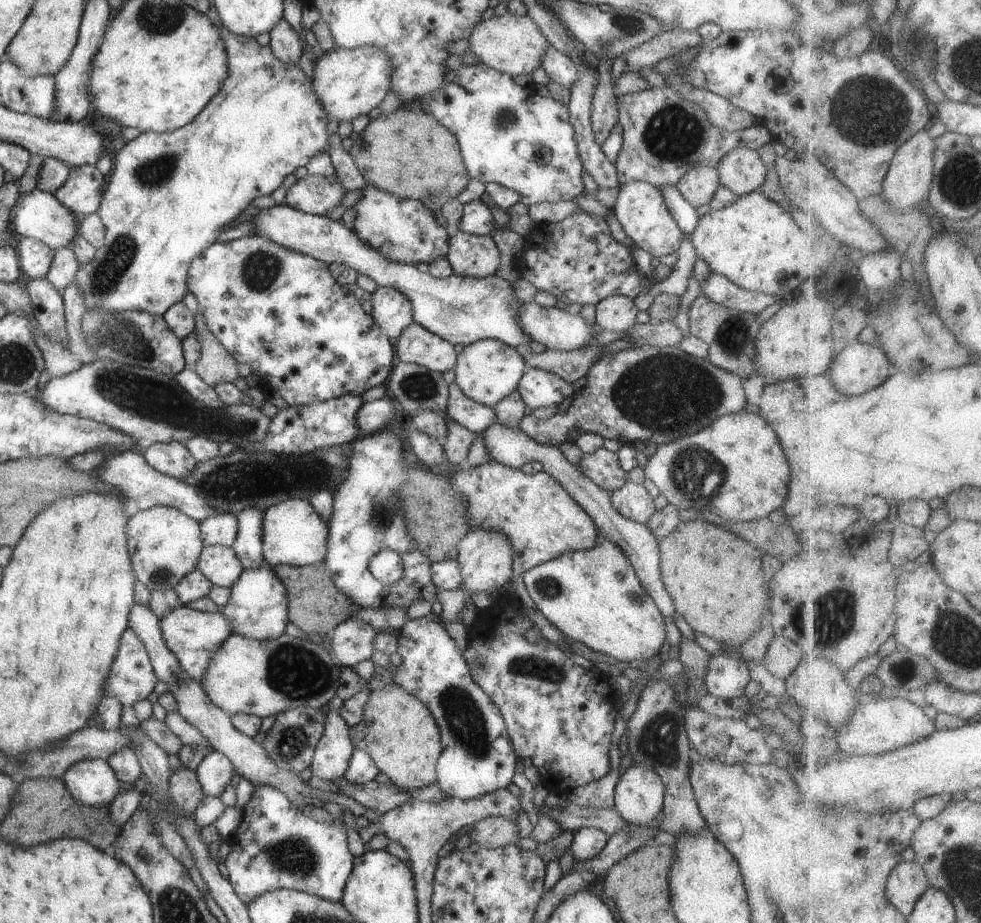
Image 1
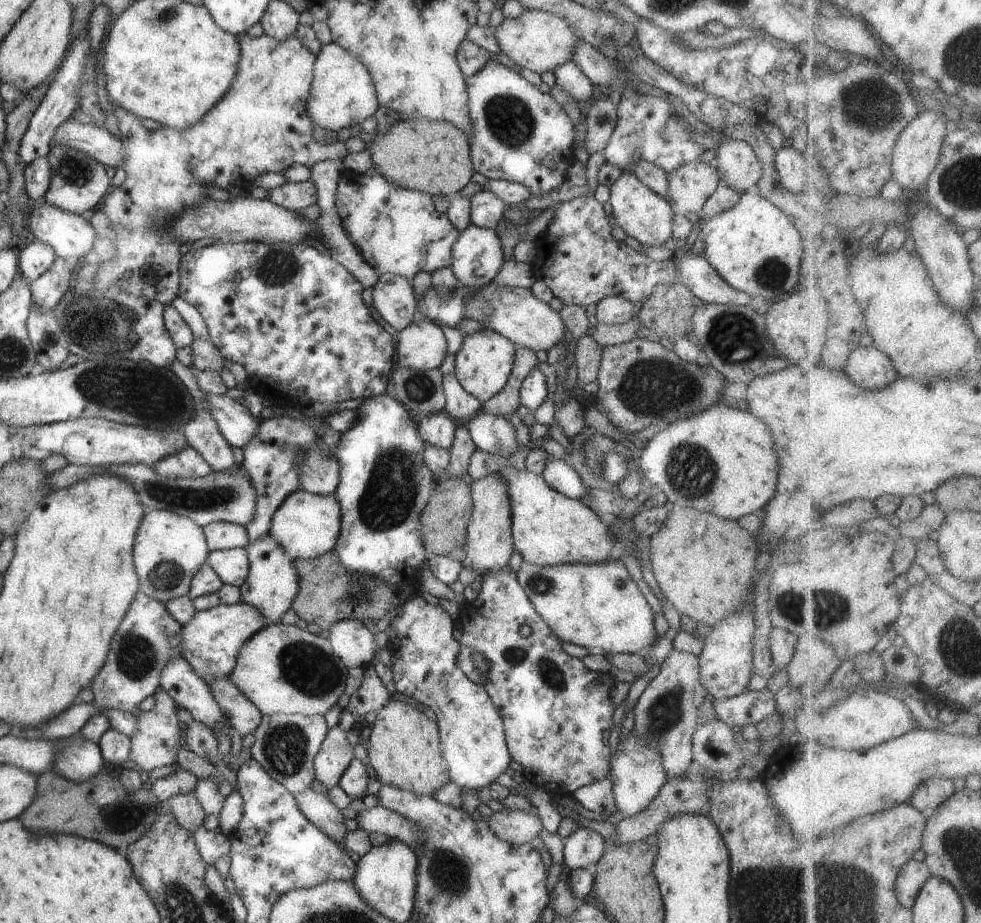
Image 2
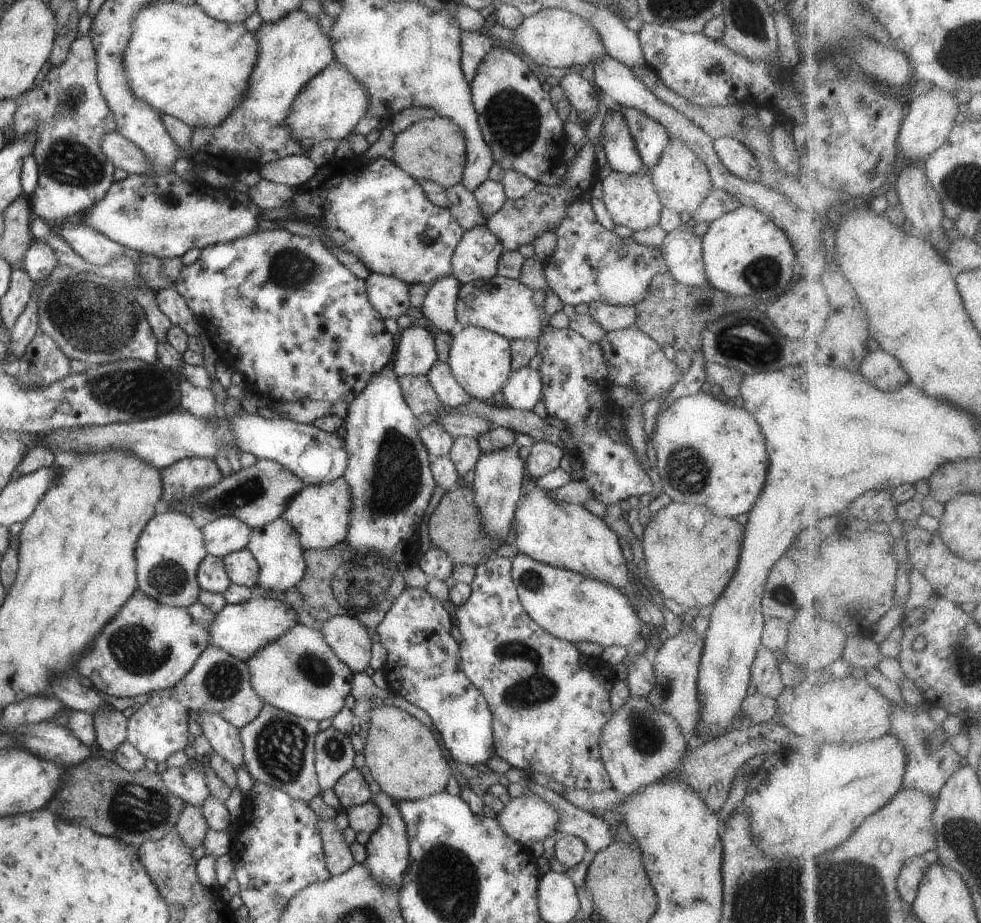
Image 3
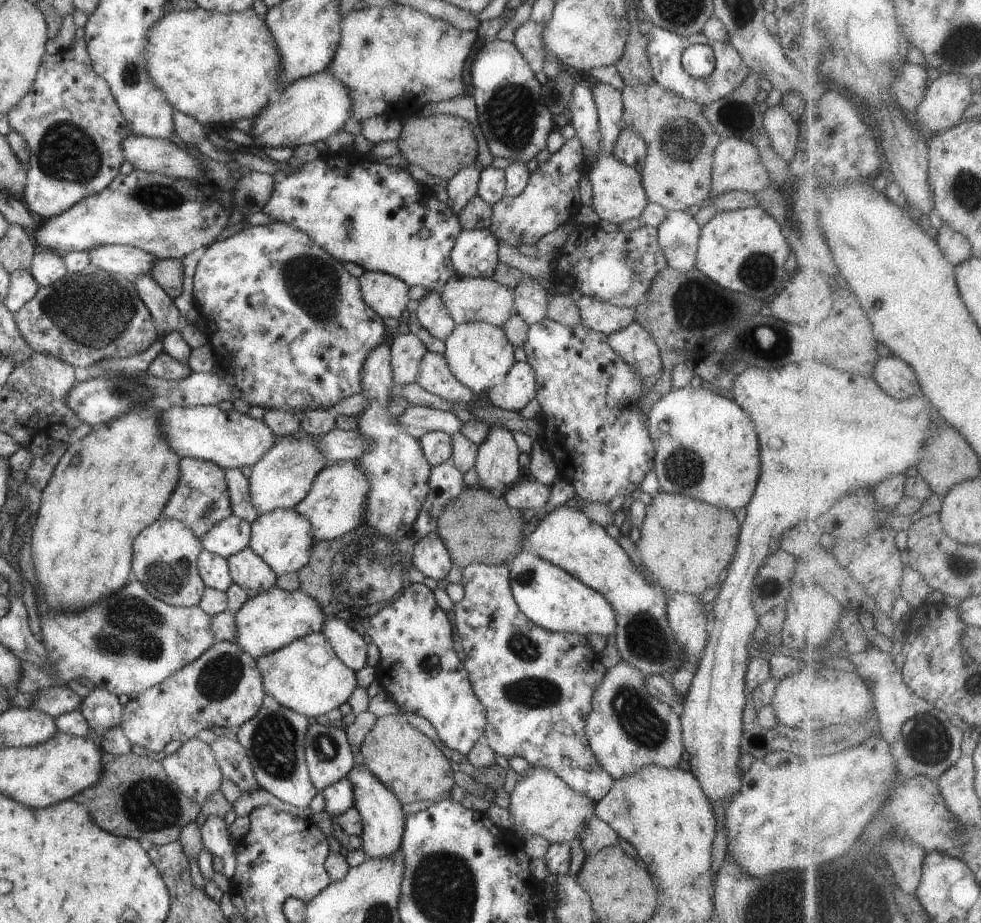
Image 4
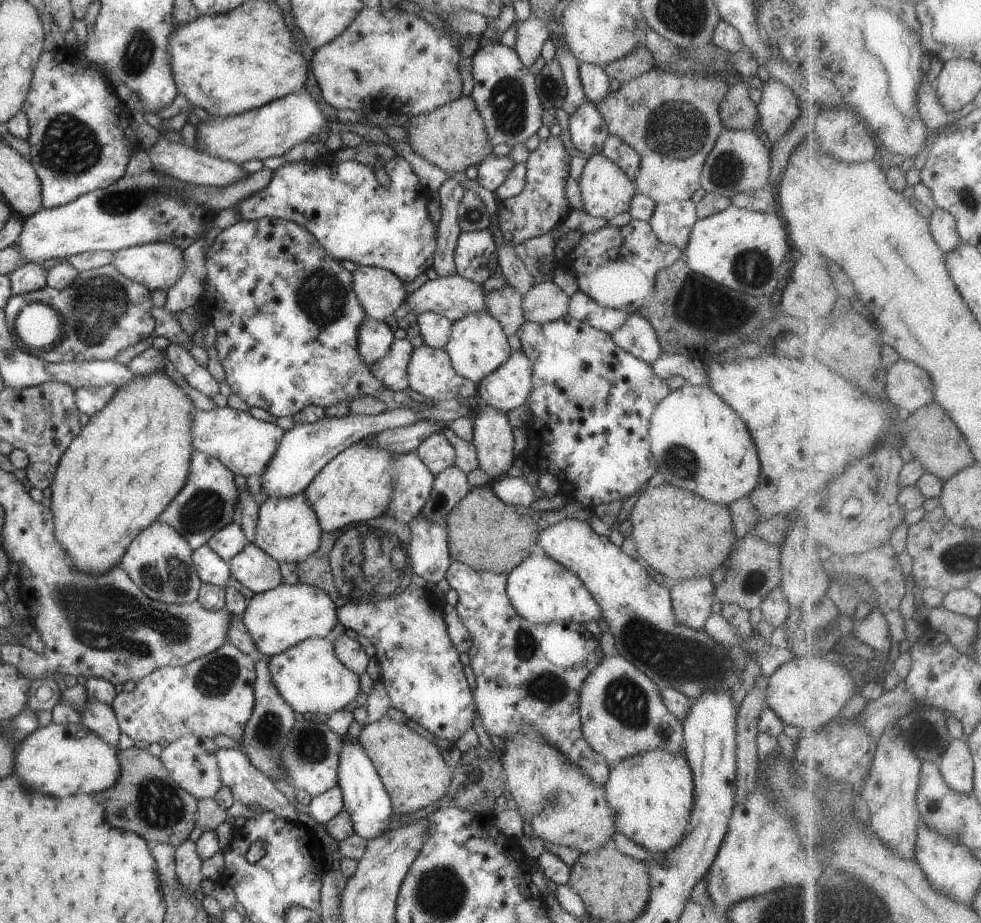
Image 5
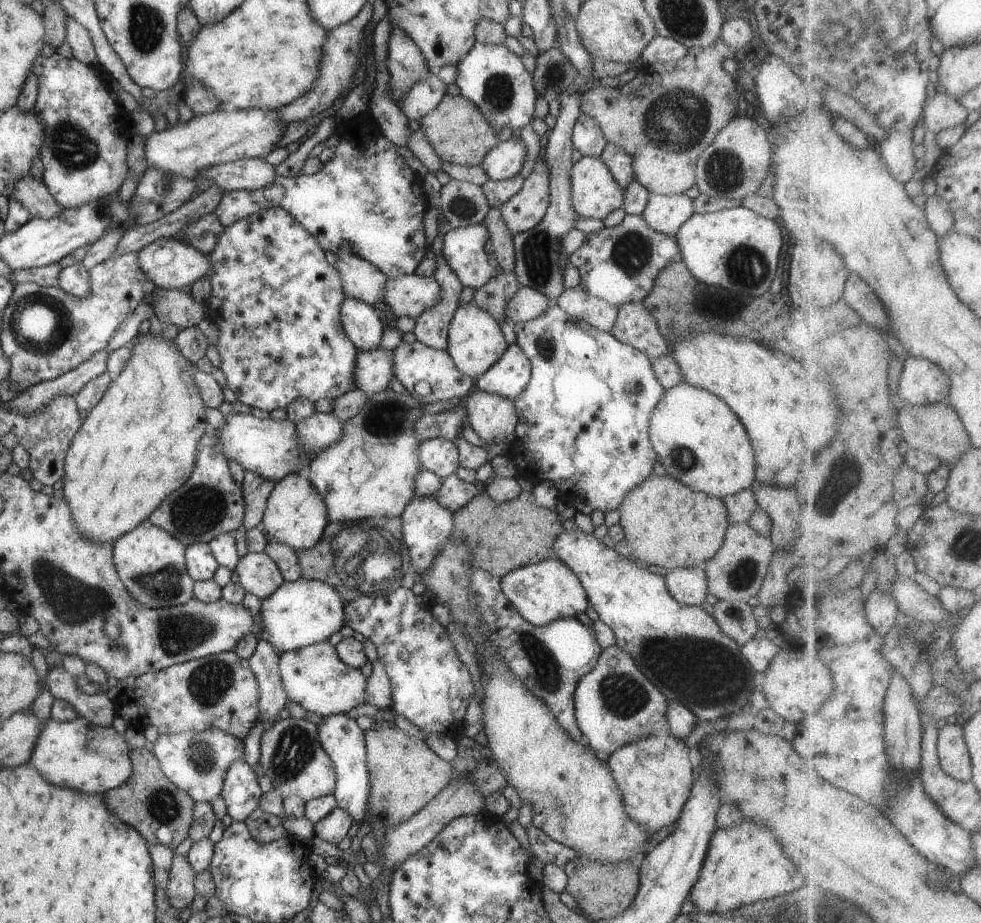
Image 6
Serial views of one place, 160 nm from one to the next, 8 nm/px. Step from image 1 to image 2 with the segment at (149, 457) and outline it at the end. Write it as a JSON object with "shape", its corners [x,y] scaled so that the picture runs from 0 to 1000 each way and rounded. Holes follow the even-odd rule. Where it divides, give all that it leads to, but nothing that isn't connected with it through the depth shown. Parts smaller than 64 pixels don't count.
{"shape":[[[196,484],[164,496],[156,508],[161,516],[168,519],[199,519],[209,517],[218,509],[208,495]]]}

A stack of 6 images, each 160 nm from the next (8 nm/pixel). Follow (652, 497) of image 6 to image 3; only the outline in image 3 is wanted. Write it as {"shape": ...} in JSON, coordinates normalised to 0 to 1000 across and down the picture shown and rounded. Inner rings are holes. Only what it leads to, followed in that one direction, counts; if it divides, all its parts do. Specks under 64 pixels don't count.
{"shape":[[[683,544],[666,556],[656,571],[654,598],[660,625],[667,639],[690,652],[697,661],[714,661],[735,647],[748,624],[759,572],[748,561],[735,560],[716,547]]]}

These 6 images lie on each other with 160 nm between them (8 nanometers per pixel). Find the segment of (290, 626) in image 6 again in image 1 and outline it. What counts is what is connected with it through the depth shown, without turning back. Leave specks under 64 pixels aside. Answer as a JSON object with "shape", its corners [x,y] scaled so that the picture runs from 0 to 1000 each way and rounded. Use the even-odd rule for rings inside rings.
{"shape":[[[189,655],[173,662],[173,665],[167,666],[162,673],[167,693],[171,702],[181,712],[187,728],[206,741],[208,729],[217,709],[238,686],[232,670],[226,662],[209,664]]]}

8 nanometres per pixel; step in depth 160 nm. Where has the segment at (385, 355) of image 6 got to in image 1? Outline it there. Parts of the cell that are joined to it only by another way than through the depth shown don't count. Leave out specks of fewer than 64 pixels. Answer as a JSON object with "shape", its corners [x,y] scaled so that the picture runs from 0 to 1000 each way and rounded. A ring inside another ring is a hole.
{"shape":[[[426,350],[415,353],[404,368],[404,386],[411,393],[422,393],[452,405],[467,390],[463,374]]]}

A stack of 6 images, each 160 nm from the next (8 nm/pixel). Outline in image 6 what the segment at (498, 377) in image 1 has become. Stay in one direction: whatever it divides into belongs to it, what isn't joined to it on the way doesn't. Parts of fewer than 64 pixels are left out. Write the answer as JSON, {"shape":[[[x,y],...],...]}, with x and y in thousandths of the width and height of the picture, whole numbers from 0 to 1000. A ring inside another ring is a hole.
{"shape":[[[474,323],[463,337],[456,360],[456,380],[467,401],[486,411],[515,382],[517,375],[509,349],[480,324]]]}

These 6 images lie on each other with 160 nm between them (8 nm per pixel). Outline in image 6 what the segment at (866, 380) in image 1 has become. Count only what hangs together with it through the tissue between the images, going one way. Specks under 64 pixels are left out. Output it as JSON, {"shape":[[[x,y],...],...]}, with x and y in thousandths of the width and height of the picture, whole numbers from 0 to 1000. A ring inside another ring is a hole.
{"shape":[[[928,386],[918,412],[922,436],[943,439],[968,436],[971,412],[961,397]]]}

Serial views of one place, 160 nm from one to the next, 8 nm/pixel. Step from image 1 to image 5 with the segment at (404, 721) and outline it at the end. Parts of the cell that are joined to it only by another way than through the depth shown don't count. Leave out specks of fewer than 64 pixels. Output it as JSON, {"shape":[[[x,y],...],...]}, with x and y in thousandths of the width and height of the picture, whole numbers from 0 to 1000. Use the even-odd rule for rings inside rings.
{"shape":[[[393,774],[369,788],[365,802],[397,858],[402,884],[430,878],[456,859],[462,841],[461,832],[439,802],[424,794],[414,783],[405,783]]]}

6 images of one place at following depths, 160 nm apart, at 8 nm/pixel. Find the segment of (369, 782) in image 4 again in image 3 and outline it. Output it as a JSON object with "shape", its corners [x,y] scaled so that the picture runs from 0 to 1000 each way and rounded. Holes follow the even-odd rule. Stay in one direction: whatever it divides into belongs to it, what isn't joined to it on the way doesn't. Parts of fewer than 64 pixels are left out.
{"shape":[[[386,857],[384,860],[378,860],[377,869],[387,876],[388,889],[386,896],[377,905],[377,910],[372,914],[374,928],[370,935],[377,941],[386,959],[402,961],[406,964],[409,961],[411,949],[419,933],[415,895],[409,885],[406,874],[403,872],[404,868],[399,862]]]}

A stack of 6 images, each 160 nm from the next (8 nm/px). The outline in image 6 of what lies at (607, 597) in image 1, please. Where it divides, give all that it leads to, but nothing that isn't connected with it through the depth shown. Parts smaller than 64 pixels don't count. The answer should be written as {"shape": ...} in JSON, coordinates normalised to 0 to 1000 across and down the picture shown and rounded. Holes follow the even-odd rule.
{"shape":[[[569,605],[521,618],[510,627],[512,641],[534,672],[555,678],[570,670],[595,670],[599,649],[589,625]]]}

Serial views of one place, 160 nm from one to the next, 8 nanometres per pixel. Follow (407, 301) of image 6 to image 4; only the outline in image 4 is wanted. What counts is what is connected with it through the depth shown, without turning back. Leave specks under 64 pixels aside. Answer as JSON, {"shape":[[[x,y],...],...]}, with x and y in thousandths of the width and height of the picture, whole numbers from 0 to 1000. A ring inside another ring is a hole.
{"shape":[[[463,299],[450,312],[448,322],[466,352],[481,348],[493,348],[511,354],[519,342],[526,339],[523,314],[504,306],[502,301]]]}

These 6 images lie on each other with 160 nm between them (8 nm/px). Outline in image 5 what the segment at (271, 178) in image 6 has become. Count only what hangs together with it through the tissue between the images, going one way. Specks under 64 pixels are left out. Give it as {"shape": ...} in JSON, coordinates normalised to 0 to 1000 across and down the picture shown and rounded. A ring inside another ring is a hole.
{"shape":[[[163,148],[161,156],[151,167],[156,178],[156,184],[163,186],[163,189],[173,190],[195,200],[229,203],[248,196],[254,189],[243,177],[227,174],[225,171],[217,170],[189,156],[173,154],[166,148]]]}

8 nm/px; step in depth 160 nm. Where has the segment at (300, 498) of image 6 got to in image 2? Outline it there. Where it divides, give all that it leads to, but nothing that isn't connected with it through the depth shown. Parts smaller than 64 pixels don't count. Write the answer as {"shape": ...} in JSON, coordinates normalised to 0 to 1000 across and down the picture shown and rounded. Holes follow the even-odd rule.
{"shape":[[[273,576],[258,585],[251,596],[254,605],[254,623],[246,635],[246,651],[260,657],[268,665],[270,675],[276,677],[286,672],[286,667],[297,658],[305,642],[305,622],[298,607]]]}

